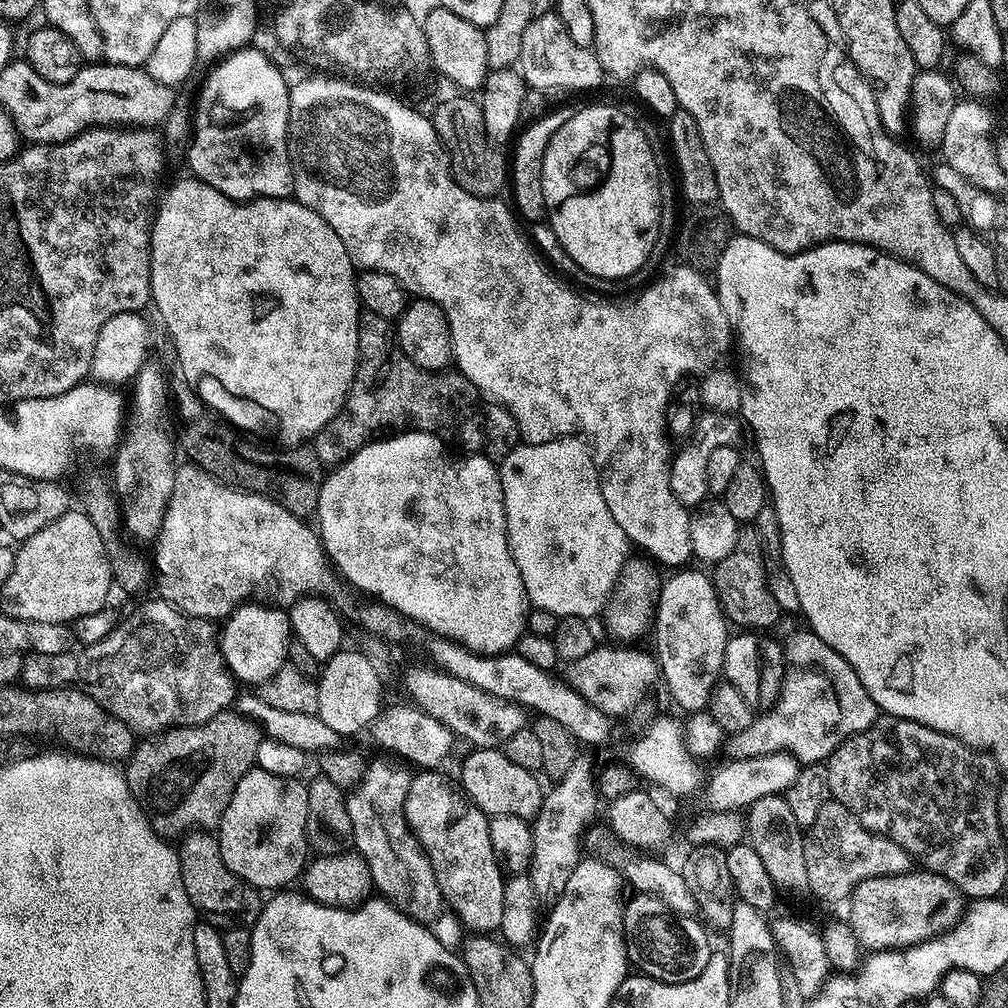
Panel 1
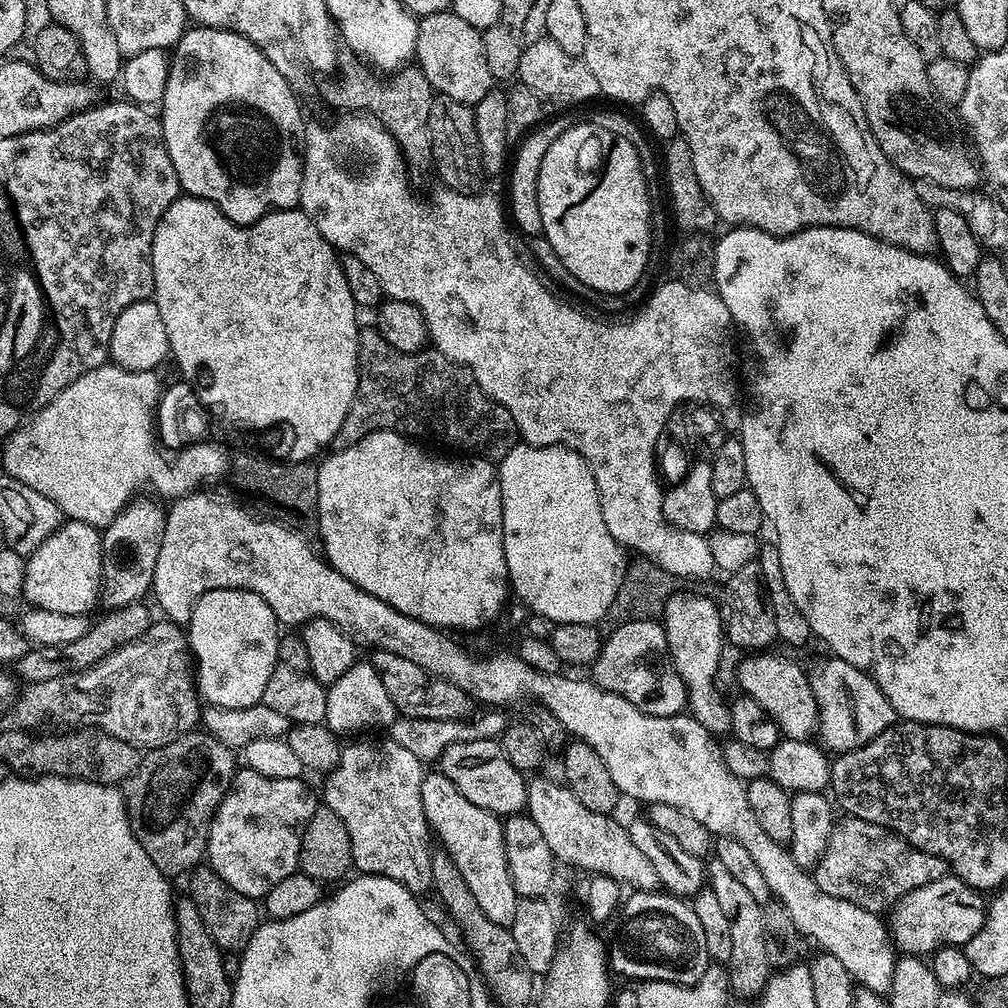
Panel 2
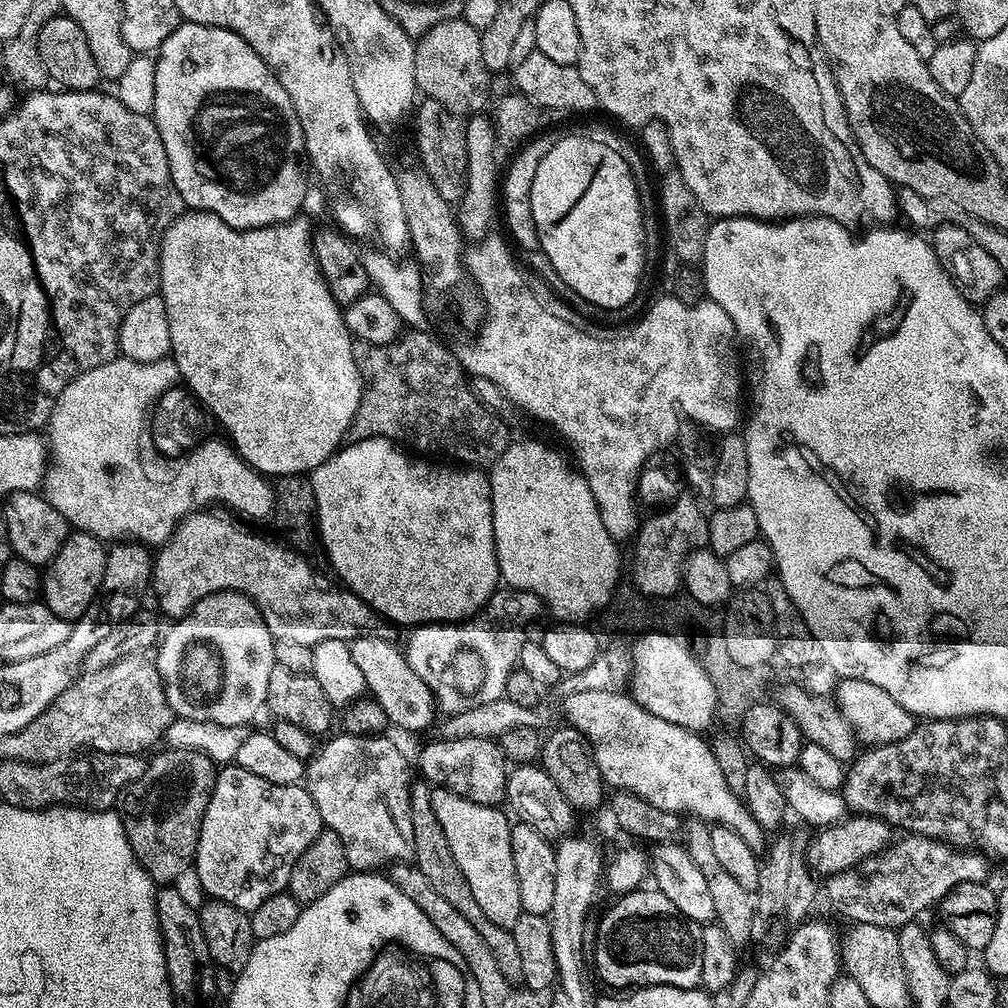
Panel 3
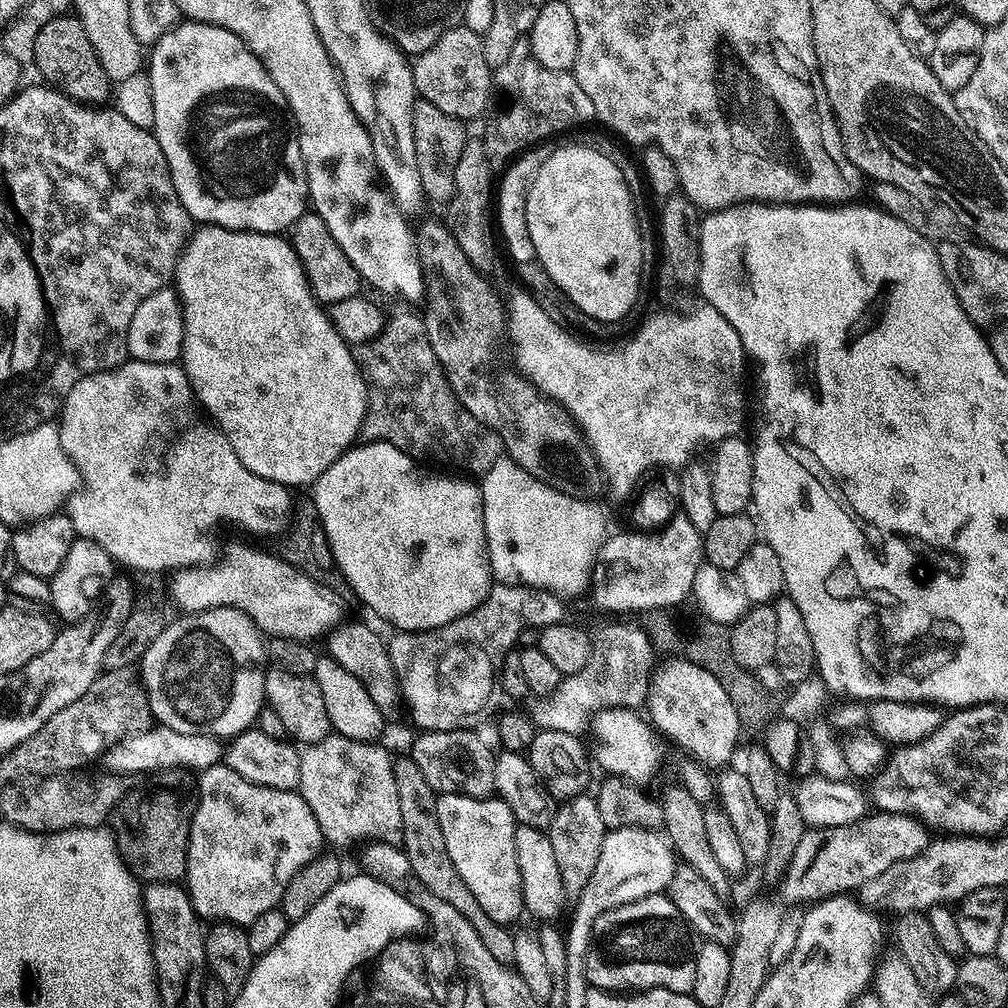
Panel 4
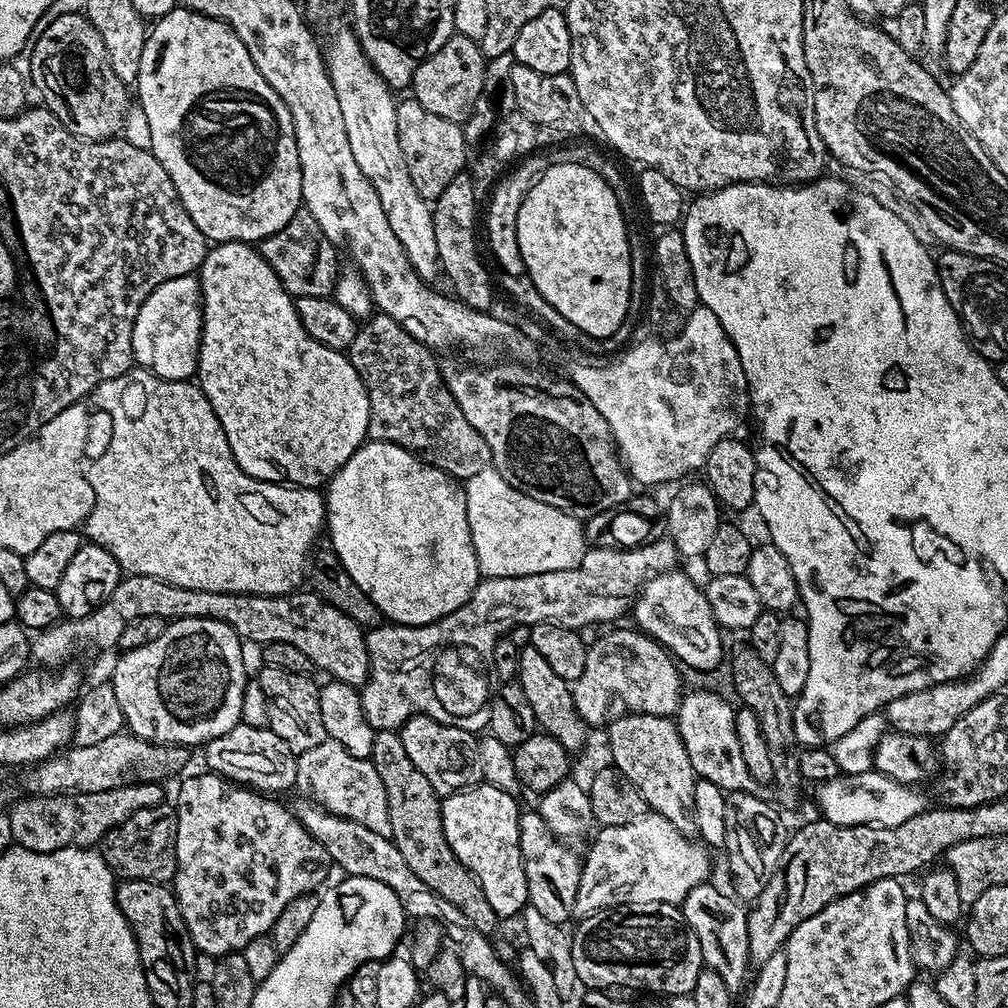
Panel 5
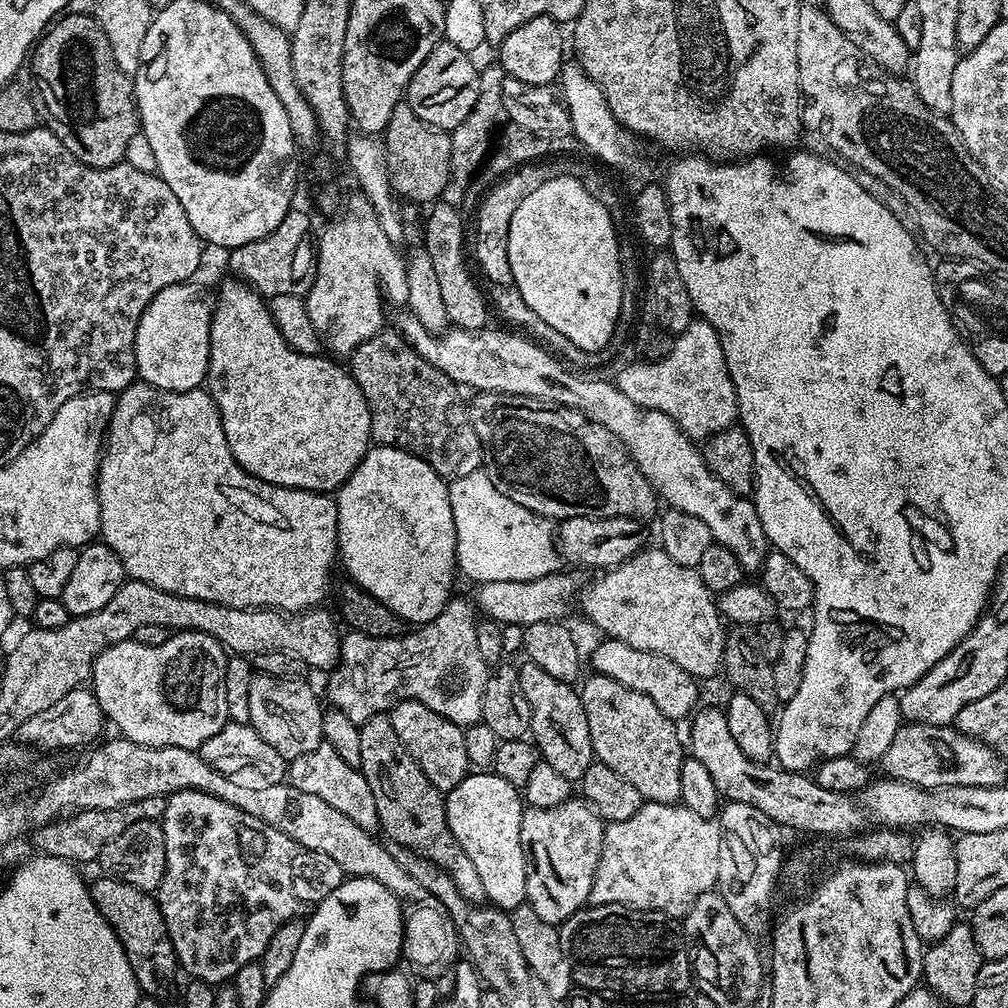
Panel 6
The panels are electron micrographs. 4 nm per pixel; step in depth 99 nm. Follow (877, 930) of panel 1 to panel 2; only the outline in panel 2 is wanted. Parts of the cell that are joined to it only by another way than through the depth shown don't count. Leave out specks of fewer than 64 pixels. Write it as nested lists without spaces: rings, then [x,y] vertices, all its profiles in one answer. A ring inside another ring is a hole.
[[[946,874],[934,882],[926,882],[926,886],[918,886],[918,890],[912,890],[910,894],[892,904],[890,911],[892,913],[886,916],[886,925],[893,945],[901,953],[924,958],[937,948],[968,945],[970,938],[974,938],[978,930],[982,930],[984,920],[988,916],[988,904],[978,889],[962,882],[957,876]]]

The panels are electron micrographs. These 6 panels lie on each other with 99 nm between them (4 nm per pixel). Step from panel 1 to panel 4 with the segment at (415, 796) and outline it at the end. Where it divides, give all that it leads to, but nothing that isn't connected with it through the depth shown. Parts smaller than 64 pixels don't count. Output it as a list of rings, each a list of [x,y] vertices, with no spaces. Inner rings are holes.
[[[445,791],[437,795],[438,826],[442,826],[442,839],[446,842],[446,850],[450,853],[450,862],[454,862],[454,870],[462,874],[462,882],[474,893],[474,898],[499,924],[515,925],[515,920],[525,915],[524,895],[522,894],[522,874],[518,870],[518,854],[514,850],[514,834],[518,827],[510,806],[499,798],[479,800],[473,796],[461,796],[458,792]]]

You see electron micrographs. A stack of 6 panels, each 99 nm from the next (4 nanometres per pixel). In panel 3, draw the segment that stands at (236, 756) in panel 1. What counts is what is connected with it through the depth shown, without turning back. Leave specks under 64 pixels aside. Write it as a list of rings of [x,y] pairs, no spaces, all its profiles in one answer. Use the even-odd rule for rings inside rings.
[[[167,747],[163,751],[148,760],[142,778],[119,793],[118,815],[140,865],[157,885],[172,886],[187,868],[189,871],[193,867],[202,818],[218,768],[198,750]]]

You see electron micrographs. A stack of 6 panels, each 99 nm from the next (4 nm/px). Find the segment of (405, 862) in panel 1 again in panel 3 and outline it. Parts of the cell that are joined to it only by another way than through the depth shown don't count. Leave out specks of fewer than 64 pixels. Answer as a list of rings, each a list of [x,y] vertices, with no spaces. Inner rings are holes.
[[[341,734],[333,740],[328,740],[325,744],[321,743],[317,747],[315,756],[306,764],[306,787],[314,798],[314,806],[318,806],[318,814],[322,818],[324,828],[334,831],[342,838],[342,846],[346,846],[346,858],[348,859],[349,869],[357,872],[367,872],[369,870],[380,870],[384,863],[389,862],[408,862],[412,860],[414,854],[414,828],[410,826],[410,790],[413,786],[414,777],[408,773],[408,760],[404,757],[404,752],[392,740],[387,740],[384,734],[371,735],[349,735]]]

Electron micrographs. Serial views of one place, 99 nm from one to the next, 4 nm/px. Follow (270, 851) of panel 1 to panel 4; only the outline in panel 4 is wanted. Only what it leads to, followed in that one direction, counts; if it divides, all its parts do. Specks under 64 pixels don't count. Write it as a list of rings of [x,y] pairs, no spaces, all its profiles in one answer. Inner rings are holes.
[[[223,762],[209,768],[203,768],[199,772],[197,780],[200,781],[196,784],[196,792],[194,788],[194,807],[192,821],[190,822],[190,834],[188,835],[188,865],[184,871],[188,897],[201,921],[247,926],[254,922],[254,918],[262,918],[262,914],[266,914],[270,909],[277,907],[286,886],[290,886],[290,878],[294,878],[294,874],[298,874],[298,870],[302,870],[316,856],[325,851],[326,841],[324,835],[318,826],[318,818],[314,818],[314,810],[310,810],[310,806],[302,799],[299,791],[291,788],[278,790],[270,786],[255,784],[238,774],[234,774],[234,770],[230,770],[230,766],[226,766]]]

